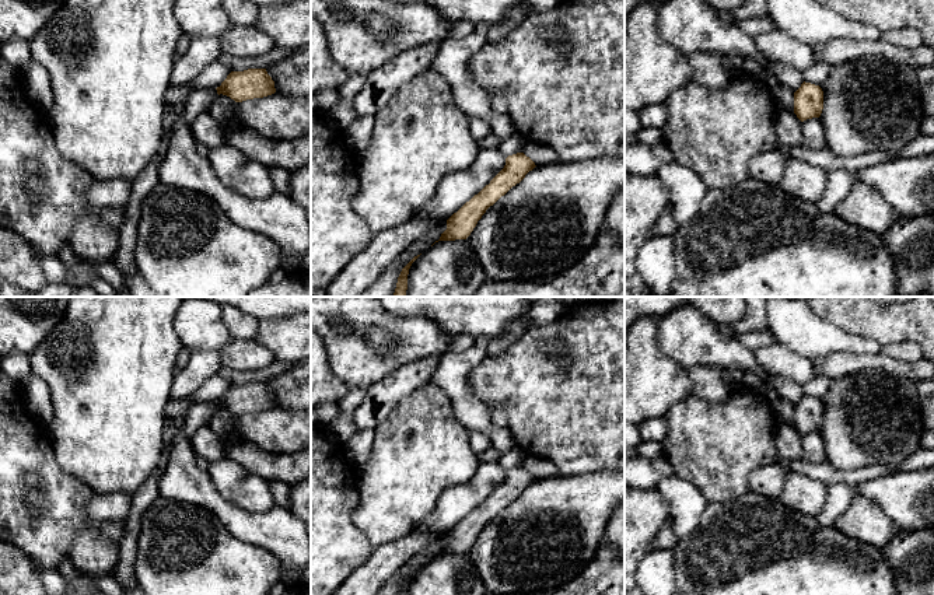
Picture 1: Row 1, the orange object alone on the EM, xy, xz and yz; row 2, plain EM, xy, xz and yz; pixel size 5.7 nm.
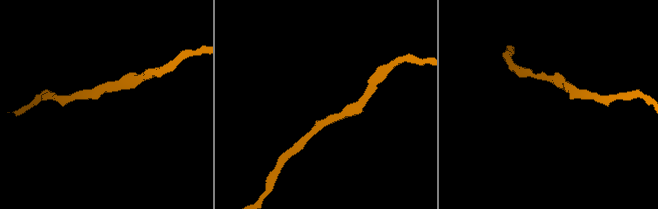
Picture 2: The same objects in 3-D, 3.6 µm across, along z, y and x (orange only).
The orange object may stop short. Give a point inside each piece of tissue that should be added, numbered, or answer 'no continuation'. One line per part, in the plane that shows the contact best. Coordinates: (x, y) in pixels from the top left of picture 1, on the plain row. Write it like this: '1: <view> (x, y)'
no continuation

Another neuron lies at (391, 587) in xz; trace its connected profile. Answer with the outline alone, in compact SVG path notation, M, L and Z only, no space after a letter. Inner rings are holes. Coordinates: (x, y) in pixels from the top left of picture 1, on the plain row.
M442 535L427 545L419 554L413 556L406 564L391 575L382 585L377 595L398 595L402 582L417 568L428 563L441 547L447 543L447 535Z

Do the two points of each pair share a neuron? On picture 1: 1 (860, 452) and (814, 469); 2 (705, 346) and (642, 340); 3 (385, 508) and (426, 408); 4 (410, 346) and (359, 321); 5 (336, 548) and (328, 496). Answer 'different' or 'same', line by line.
1: different
2: different
3: same
4: same
5: same

